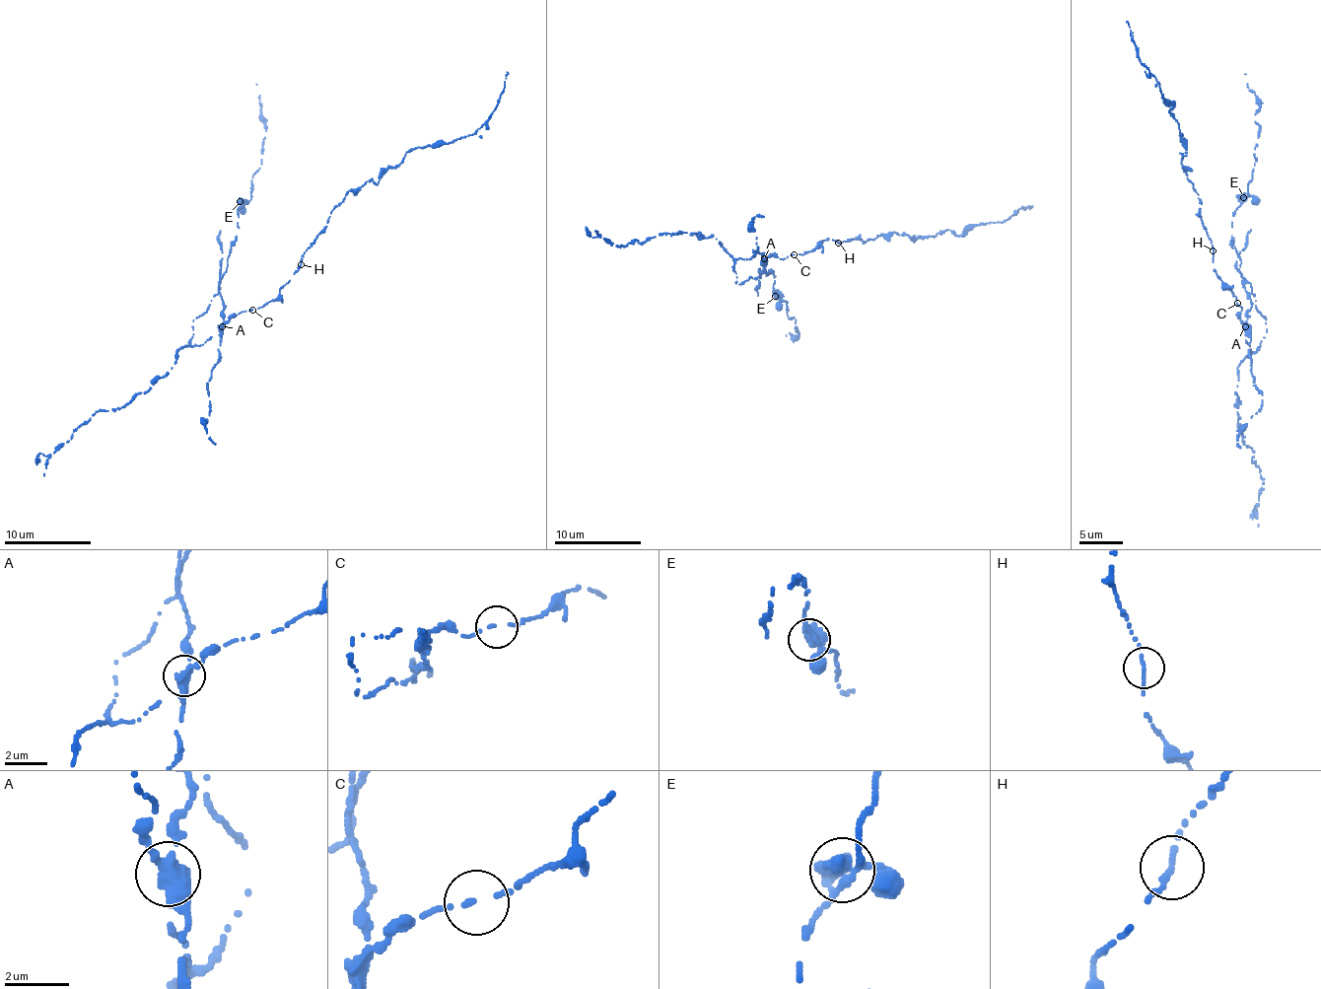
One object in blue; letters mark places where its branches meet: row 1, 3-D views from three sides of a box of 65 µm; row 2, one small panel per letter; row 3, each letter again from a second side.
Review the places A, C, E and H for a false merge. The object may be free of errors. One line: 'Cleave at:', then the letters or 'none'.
Cleave at: A

